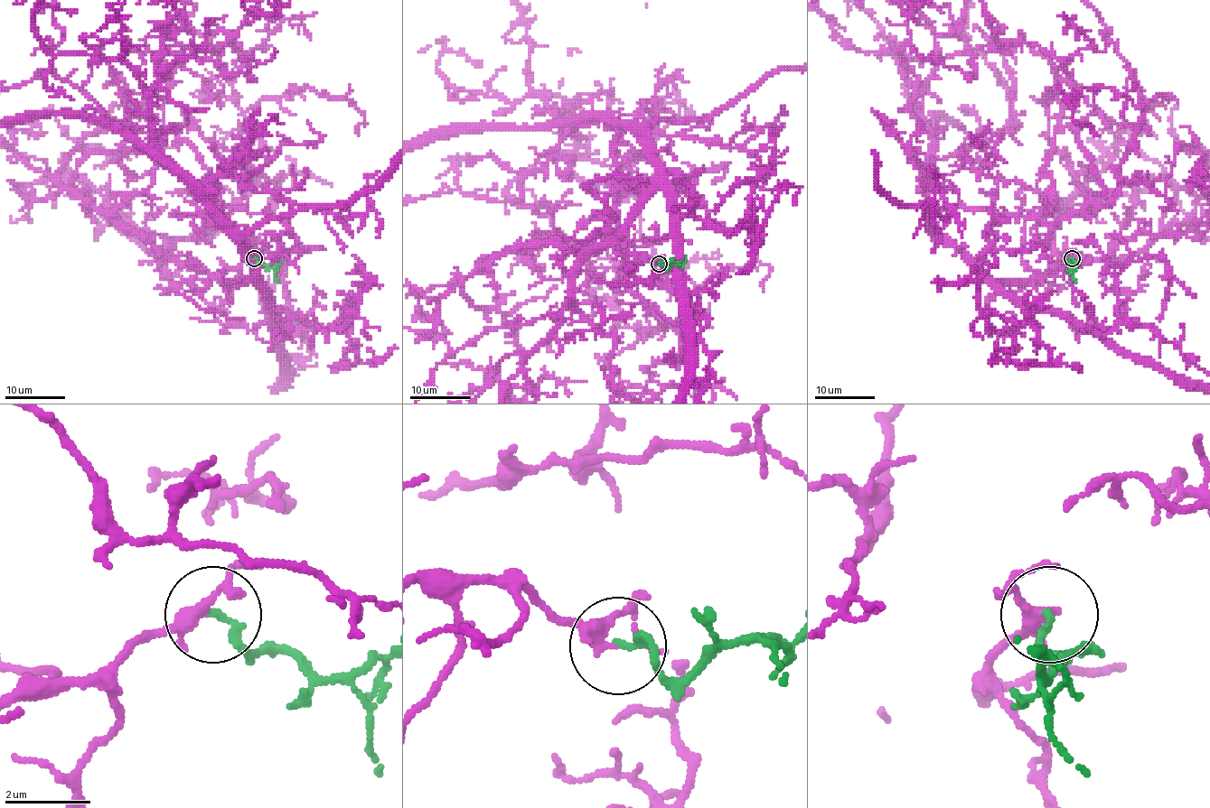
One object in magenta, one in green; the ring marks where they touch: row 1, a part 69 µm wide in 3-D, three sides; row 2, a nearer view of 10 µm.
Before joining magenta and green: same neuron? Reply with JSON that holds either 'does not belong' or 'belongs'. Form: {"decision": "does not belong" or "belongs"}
{"decision": "belongs"}

